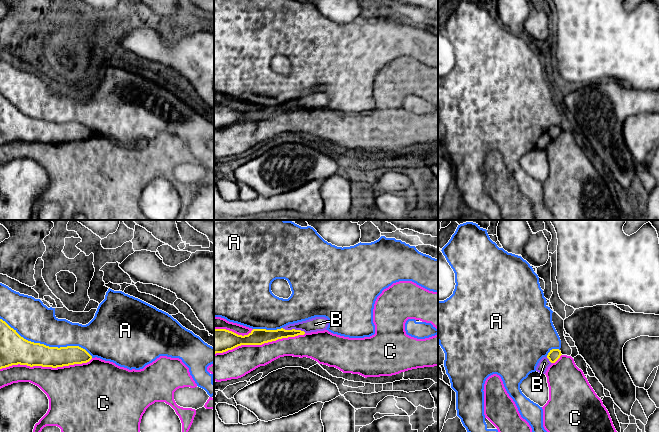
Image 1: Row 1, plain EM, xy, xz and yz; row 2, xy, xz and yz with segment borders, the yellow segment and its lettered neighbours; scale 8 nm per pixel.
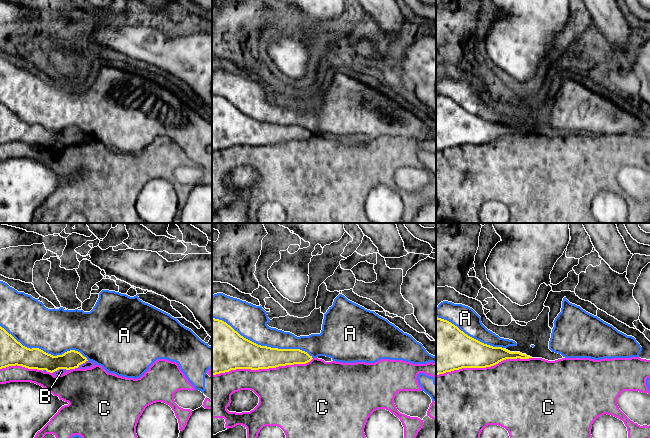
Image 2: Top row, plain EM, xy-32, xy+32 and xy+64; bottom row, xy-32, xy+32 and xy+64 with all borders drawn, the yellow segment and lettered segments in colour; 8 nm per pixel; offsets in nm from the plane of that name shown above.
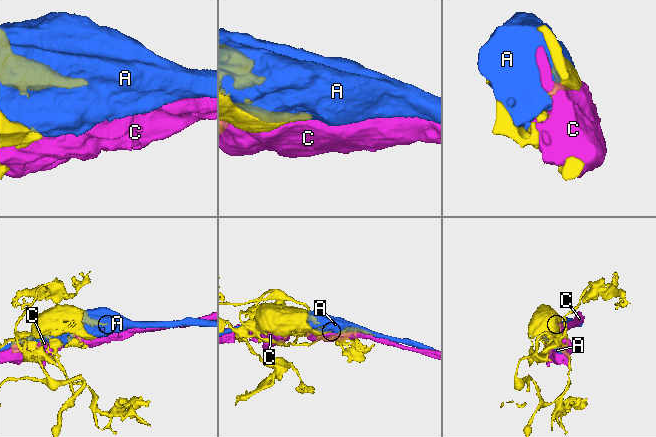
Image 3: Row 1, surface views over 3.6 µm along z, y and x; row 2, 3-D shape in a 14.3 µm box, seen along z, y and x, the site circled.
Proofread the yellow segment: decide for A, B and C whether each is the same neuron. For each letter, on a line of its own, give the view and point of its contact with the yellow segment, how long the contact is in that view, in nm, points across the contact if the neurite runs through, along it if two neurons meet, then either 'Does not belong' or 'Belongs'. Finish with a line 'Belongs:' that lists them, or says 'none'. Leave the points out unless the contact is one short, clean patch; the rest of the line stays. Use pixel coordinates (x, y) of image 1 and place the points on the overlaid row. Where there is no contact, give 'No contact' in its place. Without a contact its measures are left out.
A: Touches yellow at xy (45, 345). Shared border 800 nm. Does not belong
B: Touches yellow at xz (294, 329). Shared border 190 nm. Boundary: xz (282, 328), (300, 329), (305, 332). Does not belong
C: Touches yellow at xy (46, 366). Shared border 750 nm. Does not belong
Belongs: none

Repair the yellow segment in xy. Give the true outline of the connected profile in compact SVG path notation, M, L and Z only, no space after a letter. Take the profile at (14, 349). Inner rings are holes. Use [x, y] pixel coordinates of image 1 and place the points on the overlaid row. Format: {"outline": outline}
{"outline": "M0 319L0 369L18 364L57 368L87 363L91 359L79 346L58 348L28 341Z"}

